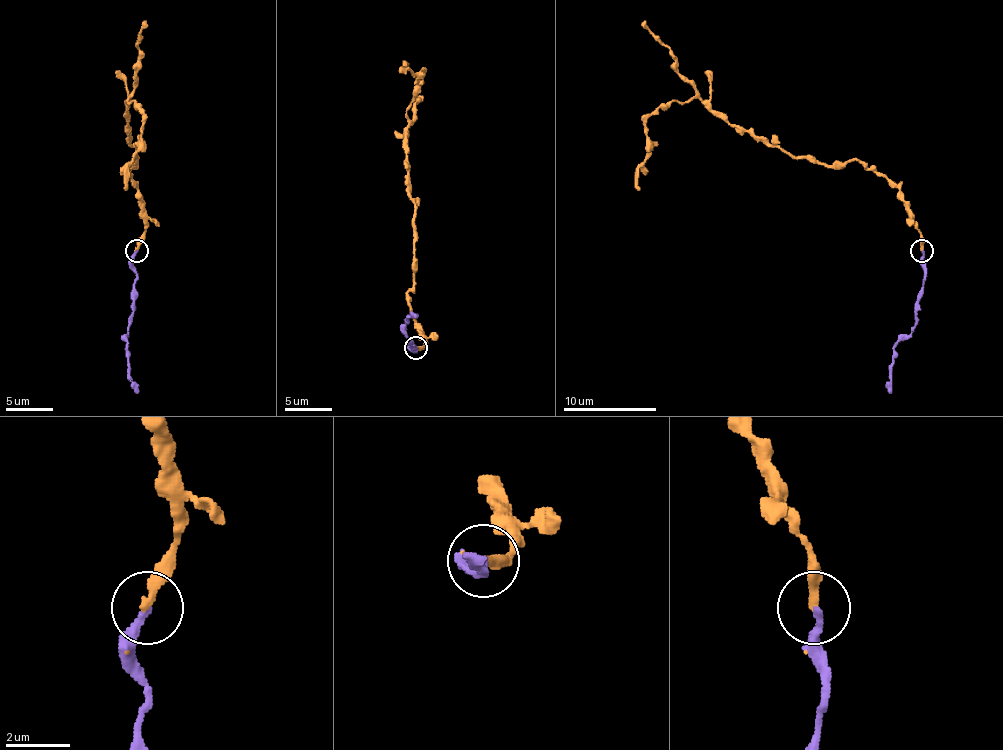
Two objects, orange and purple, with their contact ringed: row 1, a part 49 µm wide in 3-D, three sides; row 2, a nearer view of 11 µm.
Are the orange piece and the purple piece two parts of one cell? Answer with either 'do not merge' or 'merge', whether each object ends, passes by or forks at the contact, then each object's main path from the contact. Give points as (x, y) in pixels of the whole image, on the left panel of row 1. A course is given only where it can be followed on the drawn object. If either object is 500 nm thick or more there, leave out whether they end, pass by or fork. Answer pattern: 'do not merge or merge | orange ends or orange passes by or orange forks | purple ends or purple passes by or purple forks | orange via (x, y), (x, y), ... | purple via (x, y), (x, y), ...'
merge | orange ends | purple ends | orange via (137, 251), (144, 204), (130, 169), (130, 97), (144, 118), (125, 190) | purple via (137, 251), (132, 260), (135, 293), (128, 332), (130, 381), (137, 393)

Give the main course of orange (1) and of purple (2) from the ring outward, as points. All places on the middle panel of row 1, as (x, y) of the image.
1: (416, 347), (423, 345), (423, 335), (414, 324), (409, 293), (414, 202), (407, 107), (423, 74), (404, 65)
2: (416, 347), (411, 349), (407, 338), (407, 319), (416, 314)

